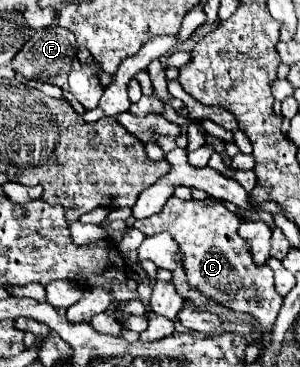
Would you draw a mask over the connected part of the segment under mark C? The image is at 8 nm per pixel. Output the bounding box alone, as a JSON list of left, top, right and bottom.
[129,196,283,330]

